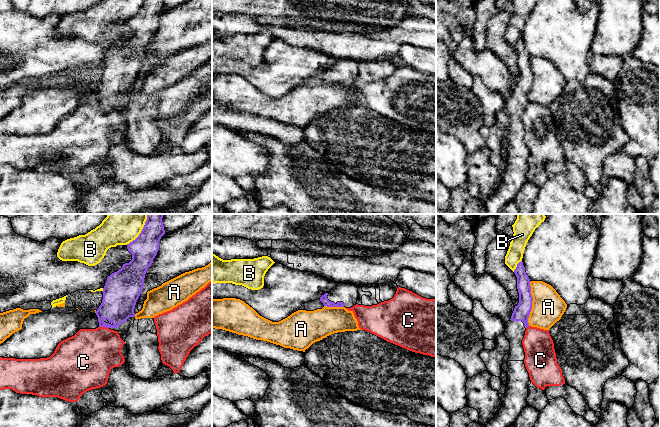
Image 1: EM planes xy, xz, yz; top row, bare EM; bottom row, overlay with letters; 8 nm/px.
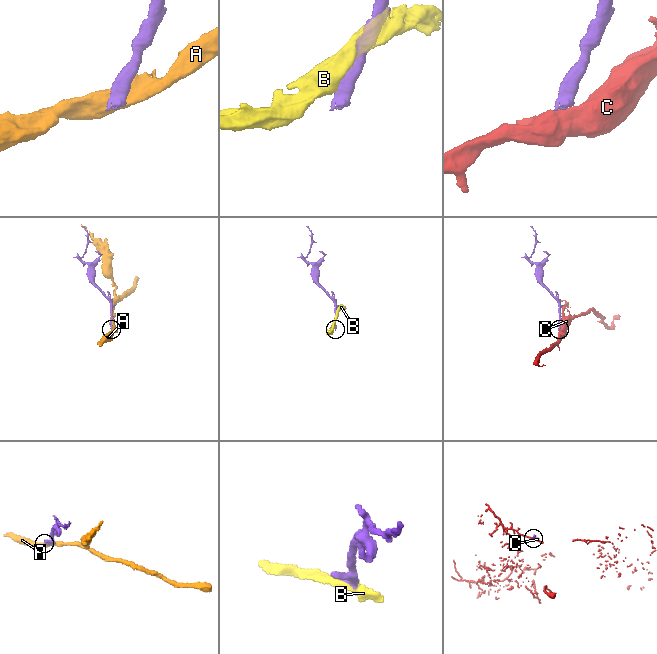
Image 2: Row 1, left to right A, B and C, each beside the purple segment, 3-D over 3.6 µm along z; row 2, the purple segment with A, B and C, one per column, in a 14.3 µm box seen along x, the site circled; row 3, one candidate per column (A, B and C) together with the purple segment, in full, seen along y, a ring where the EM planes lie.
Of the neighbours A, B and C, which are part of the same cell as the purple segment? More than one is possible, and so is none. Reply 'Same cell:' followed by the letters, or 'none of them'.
Same cell: C

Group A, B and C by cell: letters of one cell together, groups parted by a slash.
A / B / C

